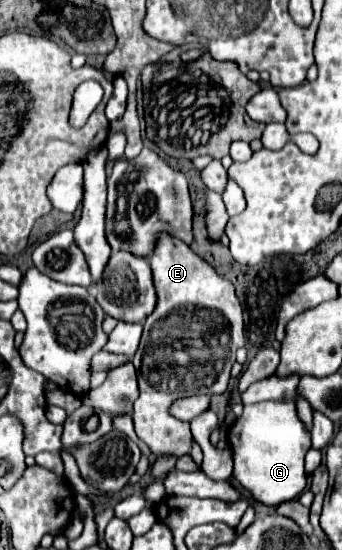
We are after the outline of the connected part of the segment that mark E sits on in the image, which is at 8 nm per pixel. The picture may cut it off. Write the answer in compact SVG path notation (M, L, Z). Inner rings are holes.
M158 234L150 266L158 290L158 304L144 322L140 348L132 358L140 384L132 418L138 438L148 444L154 454L184 456L190 452L192 444L190 424L172 418L168 406L186 396L226 392L236 350L244 346L242 306L234 294L232 282L218 276L188 244L170 238L170 234Z

